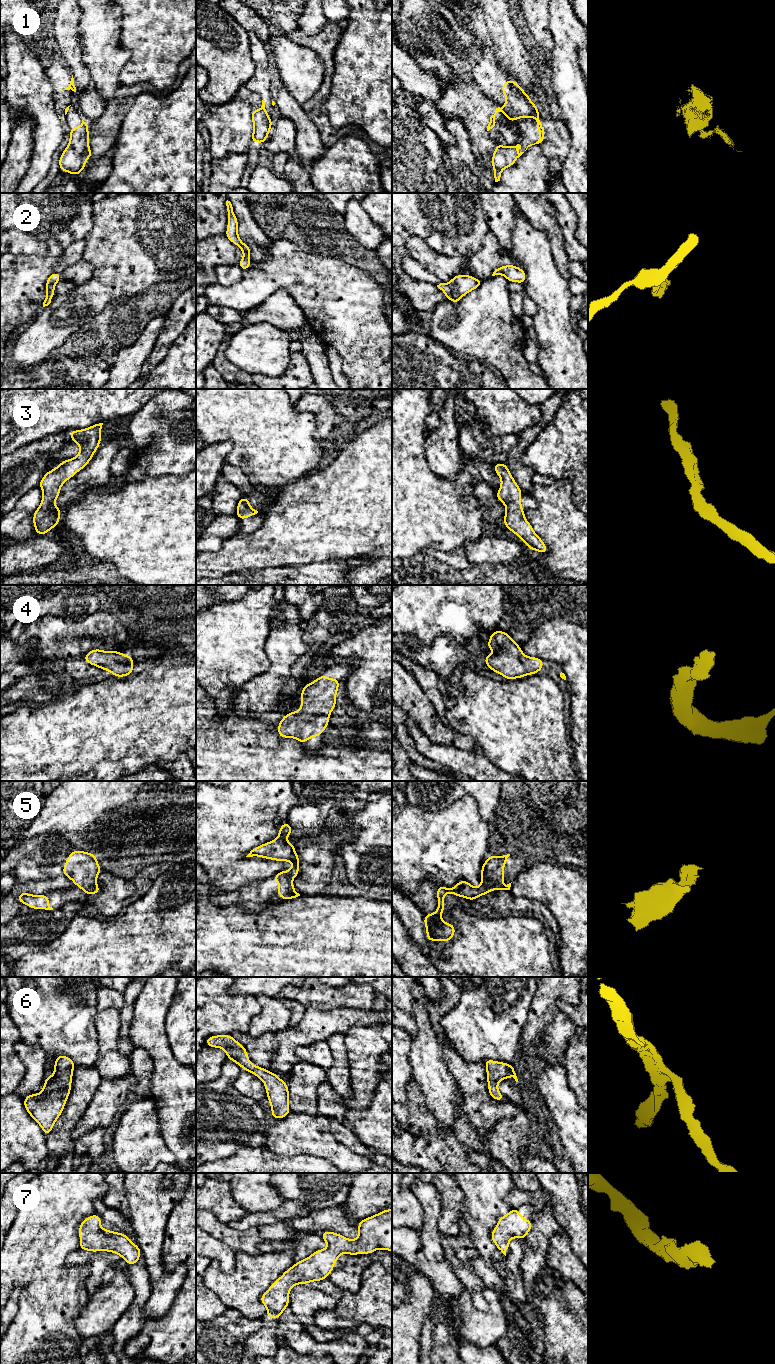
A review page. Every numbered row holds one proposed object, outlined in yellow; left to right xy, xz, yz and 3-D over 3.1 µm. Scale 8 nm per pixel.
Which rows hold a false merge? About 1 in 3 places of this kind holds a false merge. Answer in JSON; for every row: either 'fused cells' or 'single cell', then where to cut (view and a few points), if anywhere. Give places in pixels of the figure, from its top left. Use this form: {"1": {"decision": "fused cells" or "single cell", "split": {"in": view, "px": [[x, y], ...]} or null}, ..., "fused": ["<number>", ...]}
{"1": {"decision": "fused cells", "split": {"in": "yz", "px": [[500, 108], [502, 111]]}}, "2": {"decision": "single cell", "split": null}, "3": {"decision": "single cell", "split": null}, "4": {"decision": "single cell", "split": null}, "5": {"decision": "single cell", "split": null}, "6": {"decision": "single cell", "split": null}, "7": {"decision": "single cell", "split": null}, "fused": ["1"]}

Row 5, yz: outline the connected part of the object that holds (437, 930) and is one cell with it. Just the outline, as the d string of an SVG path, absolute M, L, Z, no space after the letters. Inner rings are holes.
M510 854L503 856L488 856L488 860L482 864L481 881L482 884L475 888L466 880L461 880L452 889L439 885L437 889L438 907L433 914L424 914L424 924L427 930L426 938L430 941L451 940L455 935L455 925L444 923L441 919L443 911L446 909L443 898L446 894L452 893L457 897L464 897L471 901L475 901L481 895L490 894L492 889L498 891L510 890L511 883L504 886L503 867L507 864L507 858Z

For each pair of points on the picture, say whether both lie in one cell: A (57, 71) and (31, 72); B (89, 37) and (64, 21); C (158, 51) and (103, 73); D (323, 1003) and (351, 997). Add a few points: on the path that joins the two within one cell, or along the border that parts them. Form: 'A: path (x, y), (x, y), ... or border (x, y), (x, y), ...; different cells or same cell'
A: border (44, 68), (48, 81), (54, 90); different cells
B: border (80, 10), (78, 34), (82, 53); different cells
C: border (124, 46), (131, 52); different cells
D: path (330, 998), (344, 997); same cell

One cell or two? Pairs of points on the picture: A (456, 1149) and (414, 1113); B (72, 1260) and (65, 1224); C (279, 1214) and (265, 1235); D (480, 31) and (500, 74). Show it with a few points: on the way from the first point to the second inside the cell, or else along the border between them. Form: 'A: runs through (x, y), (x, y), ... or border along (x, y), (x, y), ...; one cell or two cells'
A: runs through (446, 1145), (424, 1123); one cell
B: border along (65, 1258), (69, 1265), (89, 1266); two cells
C: border along (288, 1221), (261, 1224), (250, 1229); two cells
D: runs through (485, 42), (488, 45), (489, 63); one cell

